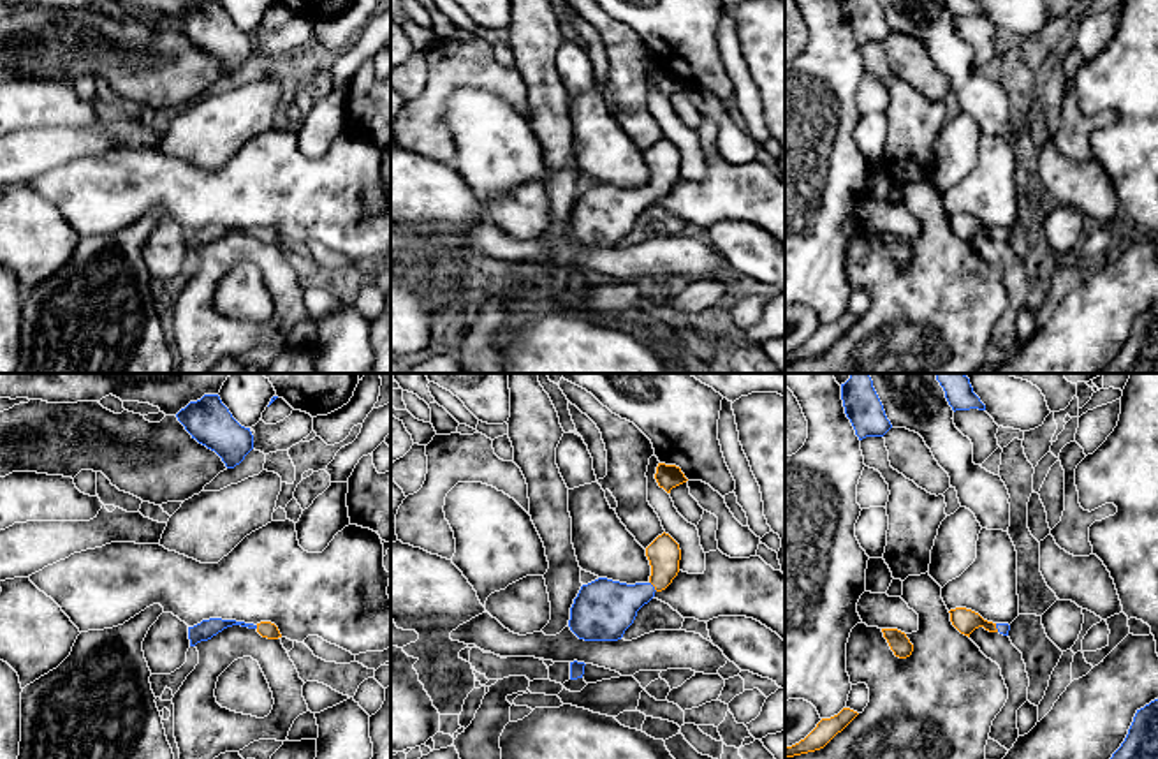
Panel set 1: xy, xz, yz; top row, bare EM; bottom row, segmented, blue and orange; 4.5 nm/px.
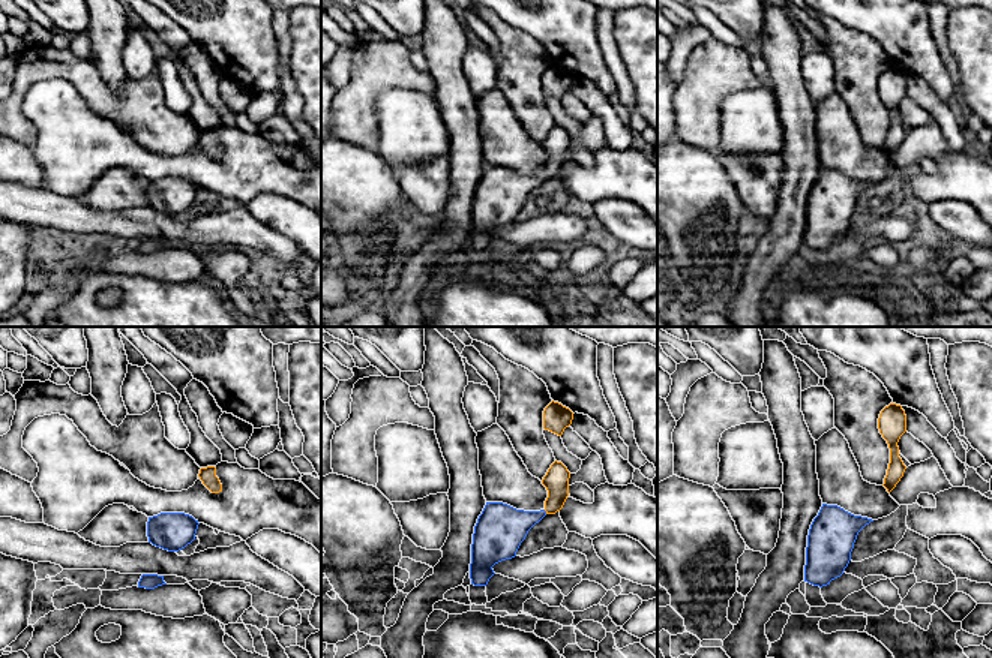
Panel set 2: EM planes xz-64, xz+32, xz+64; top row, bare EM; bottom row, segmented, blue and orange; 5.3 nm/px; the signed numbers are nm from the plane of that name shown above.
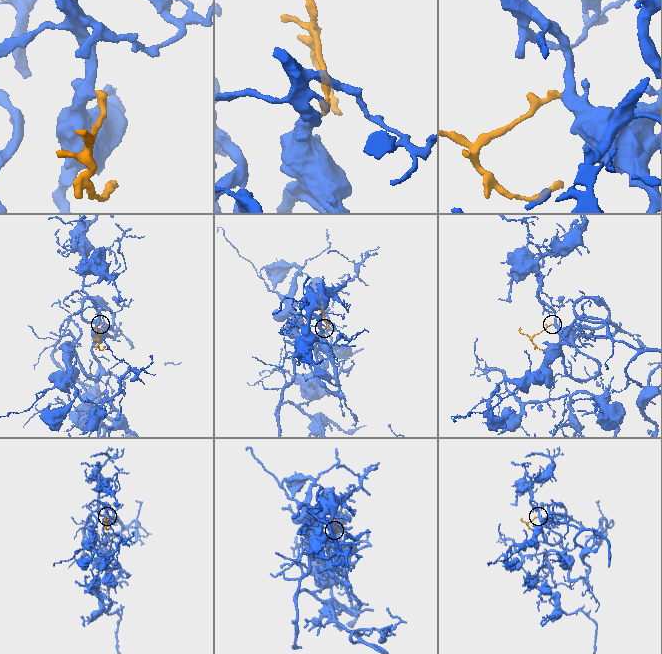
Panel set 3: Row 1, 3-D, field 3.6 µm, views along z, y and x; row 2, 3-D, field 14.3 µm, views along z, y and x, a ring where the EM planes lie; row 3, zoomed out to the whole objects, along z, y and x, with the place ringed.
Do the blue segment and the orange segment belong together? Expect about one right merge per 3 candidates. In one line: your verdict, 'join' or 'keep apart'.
join

